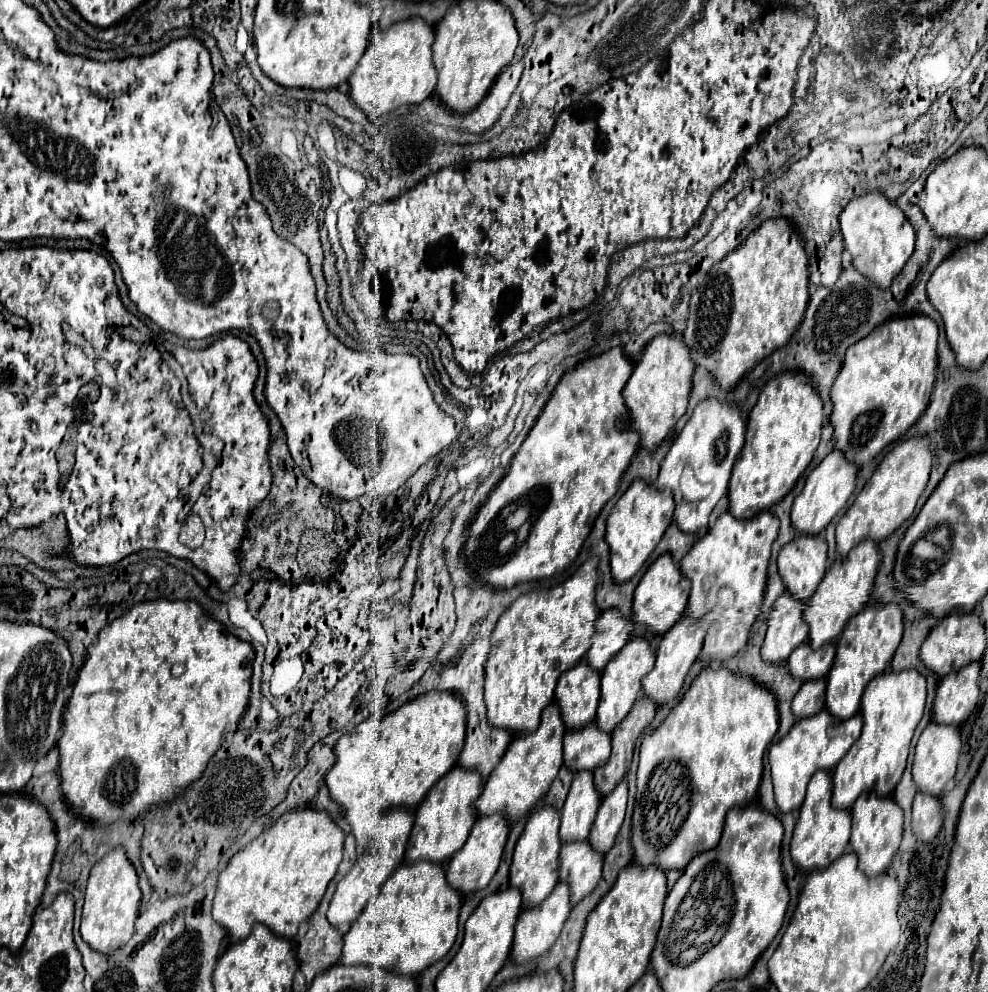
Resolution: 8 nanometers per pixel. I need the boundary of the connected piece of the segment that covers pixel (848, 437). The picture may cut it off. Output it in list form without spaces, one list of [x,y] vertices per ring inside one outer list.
[[[906,315],[888,319],[848,349],[830,393],[834,403],[830,415],[834,449],[842,451],[846,461],[860,467],[918,421],[928,407],[936,381],[936,343],[938,325],[932,317]]]

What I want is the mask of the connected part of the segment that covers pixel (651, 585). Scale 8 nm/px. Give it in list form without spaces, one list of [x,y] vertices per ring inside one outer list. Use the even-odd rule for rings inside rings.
[[[662,555],[658,561],[654,561],[648,567],[648,571],[644,573],[644,577],[640,579],[634,591],[634,601],[632,601],[634,623],[646,625],[654,633],[664,635],[682,617],[688,603],[688,593],[690,593],[690,581],[686,579],[686,575],[674,563],[672,555]]]

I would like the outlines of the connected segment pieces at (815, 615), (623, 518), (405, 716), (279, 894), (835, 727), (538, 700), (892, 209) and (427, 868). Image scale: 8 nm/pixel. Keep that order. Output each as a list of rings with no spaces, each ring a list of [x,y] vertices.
[[[864,539],[860,541],[860,545],[852,549],[852,553],[846,555],[846,559],[840,561],[840,565],[834,565],[824,575],[824,581],[820,583],[820,587],[816,589],[816,593],[806,603],[806,609],[804,609],[804,621],[810,627],[808,643],[812,645],[812,649],[820,649],[822,645],[838,639],[848,619],[854,617],[860,609],[864,609],[864,605],[870,599],[870,589],[872,589],[878,565],[880,565],[880,551],[876,543],[872,543],[870,539]]]
[[[636,479],[616,501],[606,521],[606,543],[610,547],[610,567],[616,583],[626,583],[640,571],[640,567],[646,563],[650,553],[660,543],[664,531],[672,523],[672,513],[672,493],[660,493],[656,487],[644,483],[642,479]]]
[[[430,691],[386,717],[372,715],[342,733],[336,741],[336,765],[328,771],[326,787],[342,807],[344,819],[354,827],[358,855],[370,845],[370,831],[384,811],[394,807],[414,809],[424,801],[428,789],[456,765],[464,747],[464,725],[466,707],[462,699],[448,691]]]
[[[296,809],[282,815],[268,831],[240,849],[220,873],[218,891],[212,905],[214,921],[226,929],[228,939],[234,943],[246,939],[256,923],[266,925],[272,929],[272,933],[284,939],[292,939],[298,933],[300,923],[316,911],[316,905],[320,905],[330,879],[336,875],[336,869],[342,861],[342,845],[344,833],[332,823],[326,811]]]
[[[822,709],[814,717],[796,721],[788,737],[772,745],[768,753],[778,809],[784,813],[800,809],[810,777],[820,769],[832,771],[838,765],[838,761],[848,753],[848,749],[854,745],[854,741],[860,737],[860,731],[862,731],[860,715],[854,715],[848,721],[836,721],[826,709]]]
[[[590,557],[560,585],[520,595],[498,619],[492,631],[492,649],[486,663],[484,705],[490,725],[532,733],[540,725],[540,713],[554,701],[558,677],[580,663],[588,653],[598,609],[594,589],[598,579],[598,557]]]
[[[876,191],[856,197],[844,207],[840,213],[840,229],[844,249],[852,255],[852,265],[880,289],[888,289],[888,285],[892,285],[894,277],[900,273],[914,251],[916,235],[912,223],[898,205]]]
[[[428,861],[400,865],[344,935],[342,965],[370,965],[402,975],[422,973],[454,945],[460,905],[462,895],[448,885],[440,865]]]

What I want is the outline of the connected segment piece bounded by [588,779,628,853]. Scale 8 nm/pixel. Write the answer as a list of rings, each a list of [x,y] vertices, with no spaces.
[[[622,779],[620,785],[602,799],[598,817],[588,835],[588,843],[596,847],[596,851],[608,853],[608,849],[612,849],[616,833],[620,831],[620,825],[624,821],[626,797],[628,797],[628,787],[626,787],[626,779]]]

